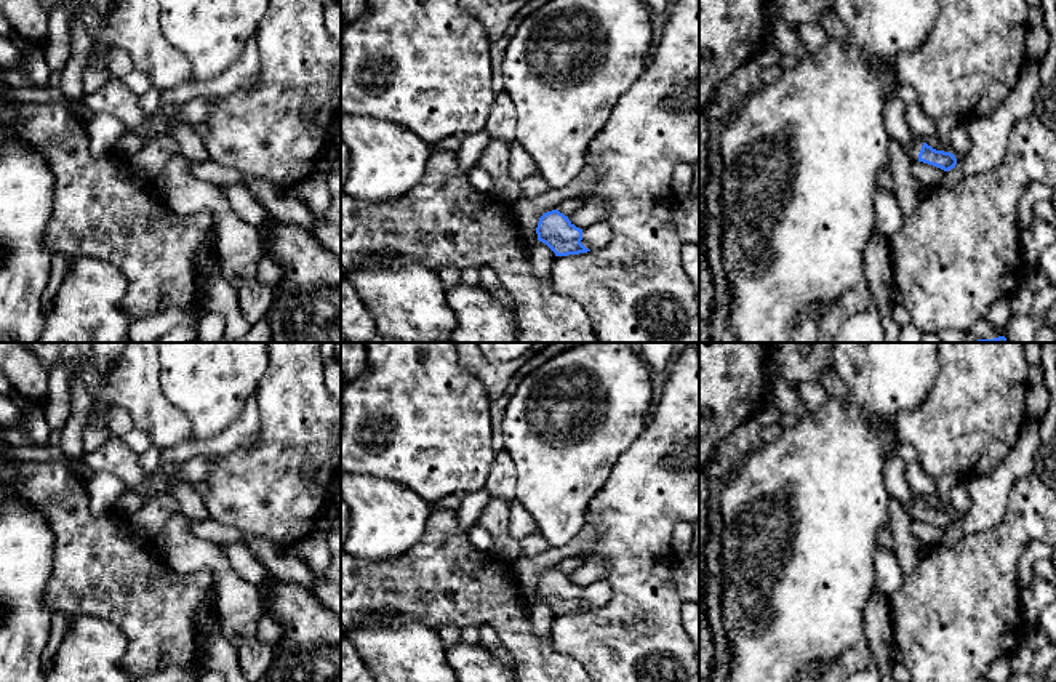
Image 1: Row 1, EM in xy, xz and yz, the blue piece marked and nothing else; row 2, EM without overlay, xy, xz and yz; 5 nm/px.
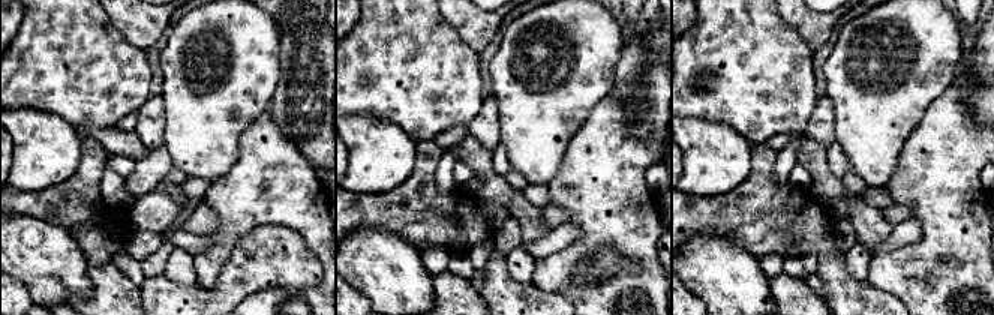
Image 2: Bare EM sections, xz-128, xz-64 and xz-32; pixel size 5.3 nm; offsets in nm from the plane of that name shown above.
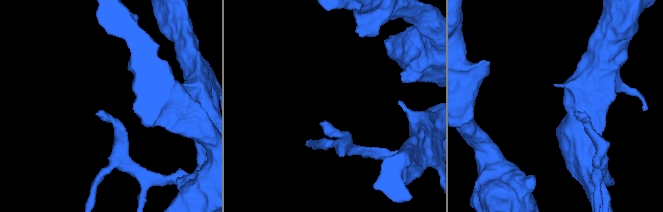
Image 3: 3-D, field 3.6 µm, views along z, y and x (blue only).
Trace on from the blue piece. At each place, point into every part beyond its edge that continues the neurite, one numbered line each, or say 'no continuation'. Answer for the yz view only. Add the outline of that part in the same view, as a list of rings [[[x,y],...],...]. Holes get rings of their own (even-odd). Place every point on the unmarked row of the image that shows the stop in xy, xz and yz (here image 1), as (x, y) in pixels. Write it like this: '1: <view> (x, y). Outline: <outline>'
1: yz (914, 508). Outline: [[[912,498],[907,507],[909,516],[912,517],[912,520],[918,520],[918,512],[922,509],[923,499],[920,498]]]

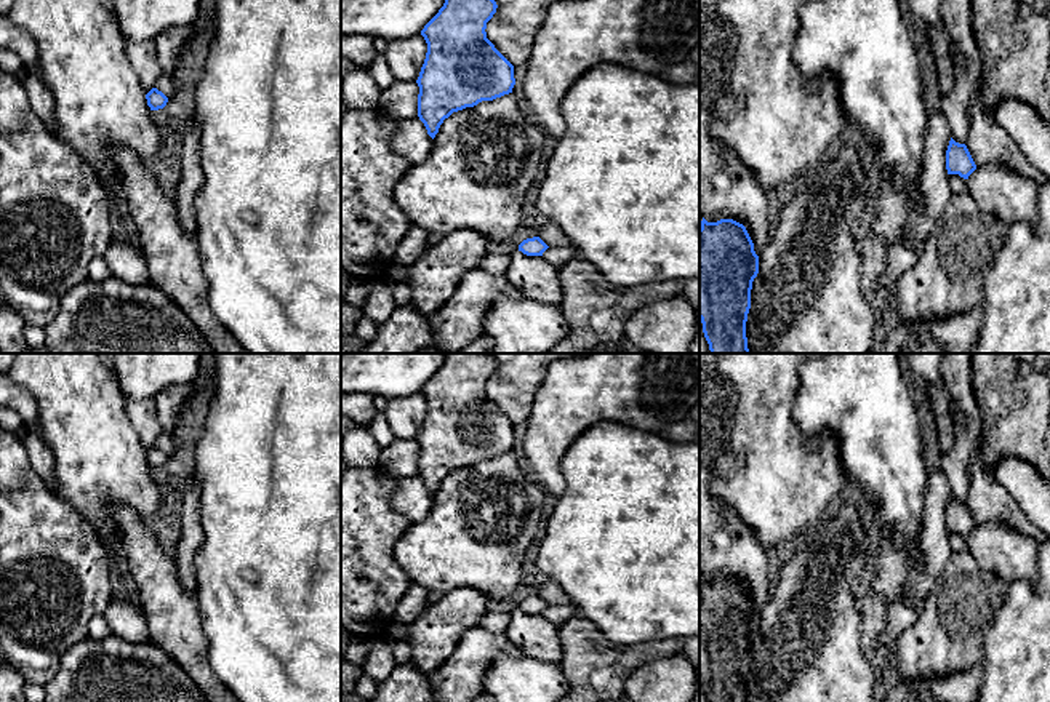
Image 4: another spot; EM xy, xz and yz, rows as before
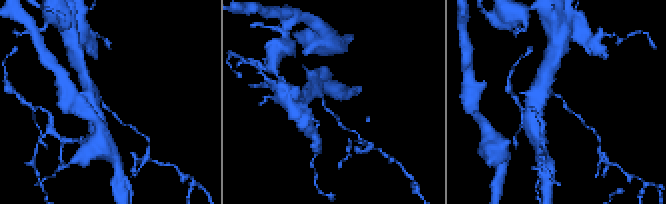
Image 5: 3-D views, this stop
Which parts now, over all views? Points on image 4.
no continuation

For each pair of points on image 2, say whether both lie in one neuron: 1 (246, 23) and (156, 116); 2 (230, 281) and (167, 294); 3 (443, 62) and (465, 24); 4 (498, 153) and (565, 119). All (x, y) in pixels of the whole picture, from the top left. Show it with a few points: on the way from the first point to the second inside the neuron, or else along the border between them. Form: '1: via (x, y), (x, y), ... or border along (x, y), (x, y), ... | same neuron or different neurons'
1: border along (161, 95), (165, 104), (164, 144) | different neurons
2: via (215, 296), (182, 297) | same neuron
3: border along (441, 15), (477, 53) | different neurons
4: border along (501, 144), (511, 168) | different neurons

